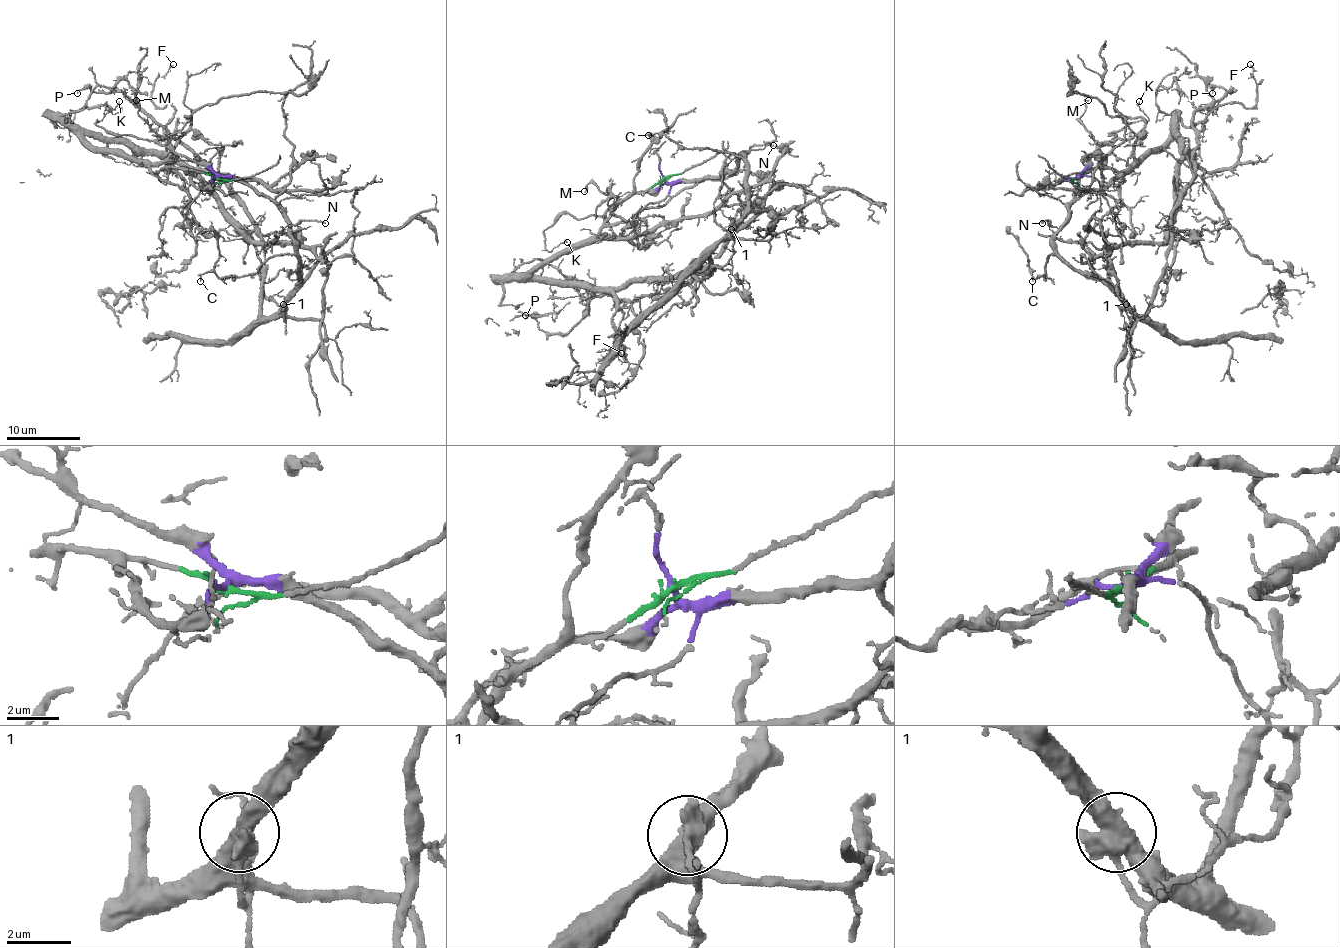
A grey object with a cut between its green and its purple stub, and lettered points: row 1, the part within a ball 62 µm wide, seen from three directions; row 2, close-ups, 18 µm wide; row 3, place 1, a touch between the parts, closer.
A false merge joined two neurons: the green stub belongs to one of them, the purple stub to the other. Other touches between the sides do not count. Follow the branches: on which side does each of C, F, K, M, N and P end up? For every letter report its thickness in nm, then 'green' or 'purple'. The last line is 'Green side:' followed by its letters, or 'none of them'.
C: 120 nm thick; purple
F: 100 nm thick; purple
K: 120 nm thick; purple
M: 160 nm thick; purple
N: 110 nm thick; purple
P: 130 nm thick; purple
Green side: none of them

